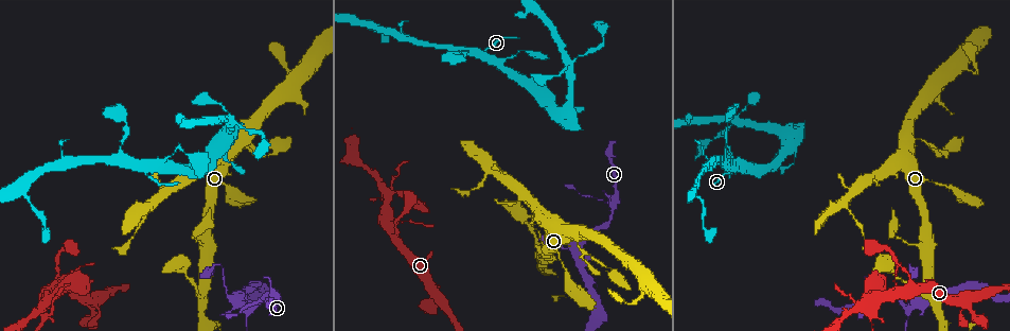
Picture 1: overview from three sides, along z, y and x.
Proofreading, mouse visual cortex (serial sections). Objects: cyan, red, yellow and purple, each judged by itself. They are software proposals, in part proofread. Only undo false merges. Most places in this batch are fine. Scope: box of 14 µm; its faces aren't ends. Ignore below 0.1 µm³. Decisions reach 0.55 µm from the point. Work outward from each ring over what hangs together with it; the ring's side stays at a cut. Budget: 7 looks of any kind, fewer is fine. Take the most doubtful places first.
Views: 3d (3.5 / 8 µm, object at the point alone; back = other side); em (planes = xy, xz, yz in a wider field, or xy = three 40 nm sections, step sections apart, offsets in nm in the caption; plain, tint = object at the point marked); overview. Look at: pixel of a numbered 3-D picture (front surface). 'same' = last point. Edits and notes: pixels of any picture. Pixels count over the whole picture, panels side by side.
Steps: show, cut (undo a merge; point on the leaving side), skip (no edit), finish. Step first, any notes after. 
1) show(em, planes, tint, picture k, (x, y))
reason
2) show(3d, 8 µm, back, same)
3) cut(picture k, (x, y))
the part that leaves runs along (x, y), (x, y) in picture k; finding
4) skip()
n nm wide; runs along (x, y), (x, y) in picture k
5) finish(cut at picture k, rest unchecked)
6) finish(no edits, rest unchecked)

show(3d, 8 µm, picture 1, (247, 319))
three-way junction

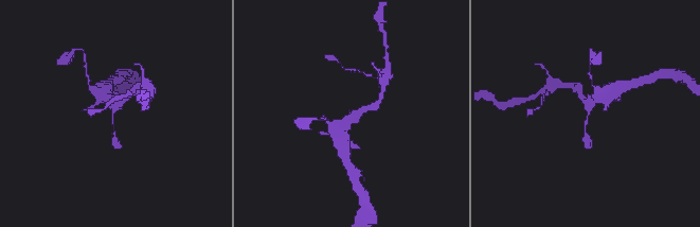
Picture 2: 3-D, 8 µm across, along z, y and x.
show(em, xy, step 2, tint, picture 2, (113, 117))
3 arms; arms of 150, 200, 400 nm; shape alone is not enough

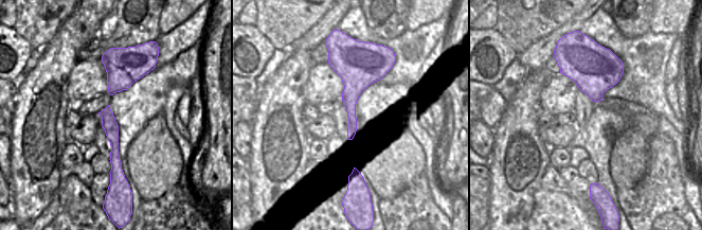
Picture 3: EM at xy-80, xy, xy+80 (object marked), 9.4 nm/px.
skip()
runs along (107, 110), (118, 167) in picture 3; continuous, no second cell

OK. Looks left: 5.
show(3d, 3.5 µm, picture 1, (868, 299))
sharp bend

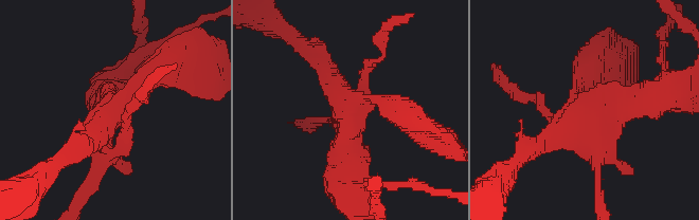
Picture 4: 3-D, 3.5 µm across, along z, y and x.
show(em, xy, step 2, tint, picture 4, (110, 108))

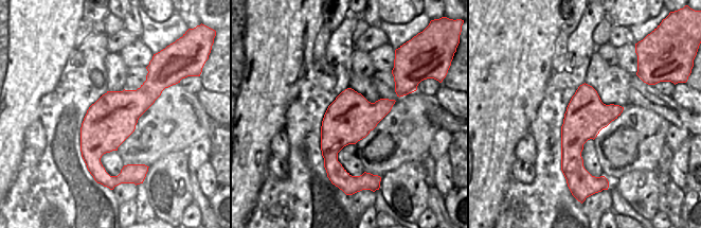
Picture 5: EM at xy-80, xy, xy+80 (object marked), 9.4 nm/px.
skip()
runs along (651, 97), (584, 110), (535, 149) in picture 4; one cell here

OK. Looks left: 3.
show(3d, 3.5 µm, picture 1, (459, 47))
three arms meet

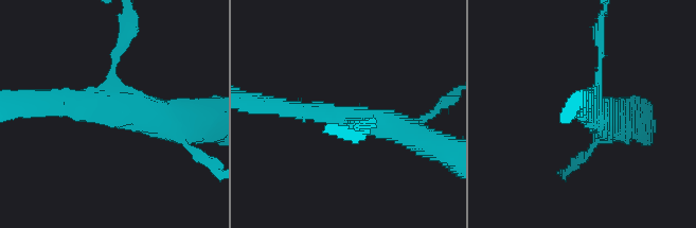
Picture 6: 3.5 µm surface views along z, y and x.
show(em, xy, step 2, tint, picture 6, (592, 106))

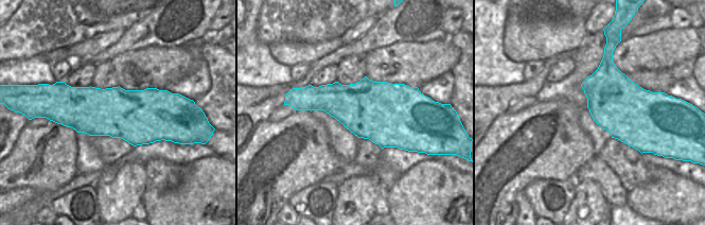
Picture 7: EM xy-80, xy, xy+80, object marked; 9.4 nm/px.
skip()
arms of 100, 250, 450 nm; runs along (414, 132), (334, 112), (274, 105) in picture 6; one cell here

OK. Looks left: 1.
finish(no edits, rest unchecked)

